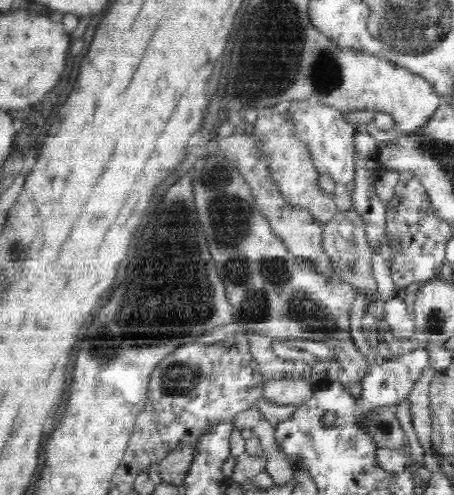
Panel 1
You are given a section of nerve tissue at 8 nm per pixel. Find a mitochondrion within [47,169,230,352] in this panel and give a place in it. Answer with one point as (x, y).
(187, 207)

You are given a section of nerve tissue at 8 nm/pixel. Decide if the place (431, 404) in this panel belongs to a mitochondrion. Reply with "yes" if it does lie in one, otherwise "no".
no

